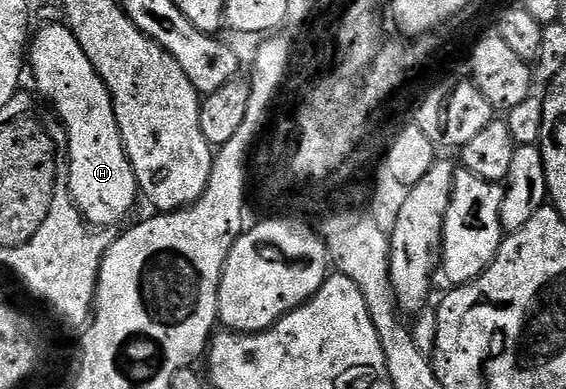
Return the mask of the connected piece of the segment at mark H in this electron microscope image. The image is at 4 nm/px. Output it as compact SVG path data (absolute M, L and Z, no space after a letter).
M45 23L37 34L32 34L31 44L27 49L27 65L33 68L33 77L37 80L37 89L50 101L61 126L67 131L69 140L69 190L77 210L90 226L113 225L121 221L139 201L139 190L133 164L125 153L119 123L115 119L115 107L103 79L91 67L91 59L79 47L79 39L64 23Z

